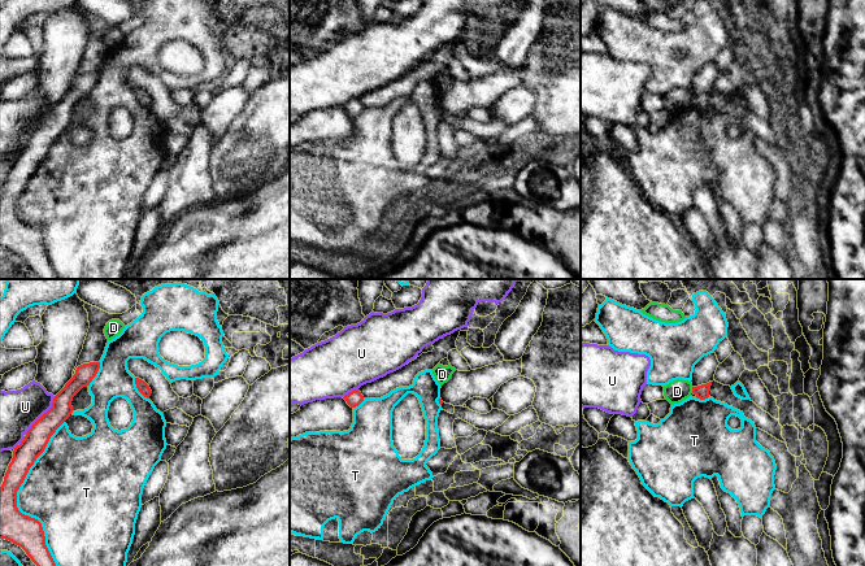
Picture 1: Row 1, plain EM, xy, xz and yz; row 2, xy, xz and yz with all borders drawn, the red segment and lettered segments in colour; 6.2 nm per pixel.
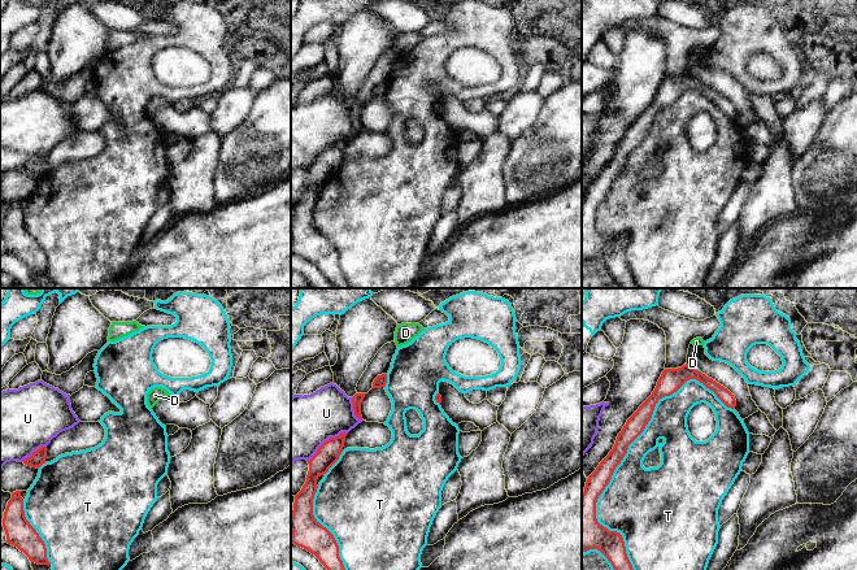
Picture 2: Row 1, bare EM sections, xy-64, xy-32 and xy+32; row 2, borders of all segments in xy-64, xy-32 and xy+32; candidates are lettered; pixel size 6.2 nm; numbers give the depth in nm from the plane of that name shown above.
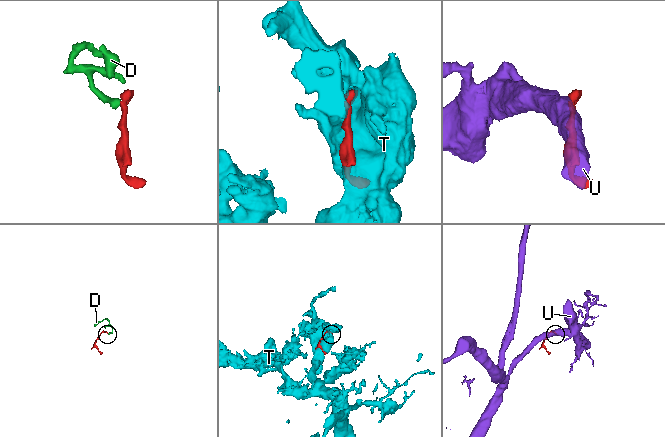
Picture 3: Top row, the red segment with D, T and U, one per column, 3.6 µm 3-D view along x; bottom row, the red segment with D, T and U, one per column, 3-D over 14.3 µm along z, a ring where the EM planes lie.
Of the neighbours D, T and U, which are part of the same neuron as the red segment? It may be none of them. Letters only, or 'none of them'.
none of them

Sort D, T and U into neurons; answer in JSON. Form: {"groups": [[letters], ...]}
{"groups": [["D"], ["T"], ["U"]]}

